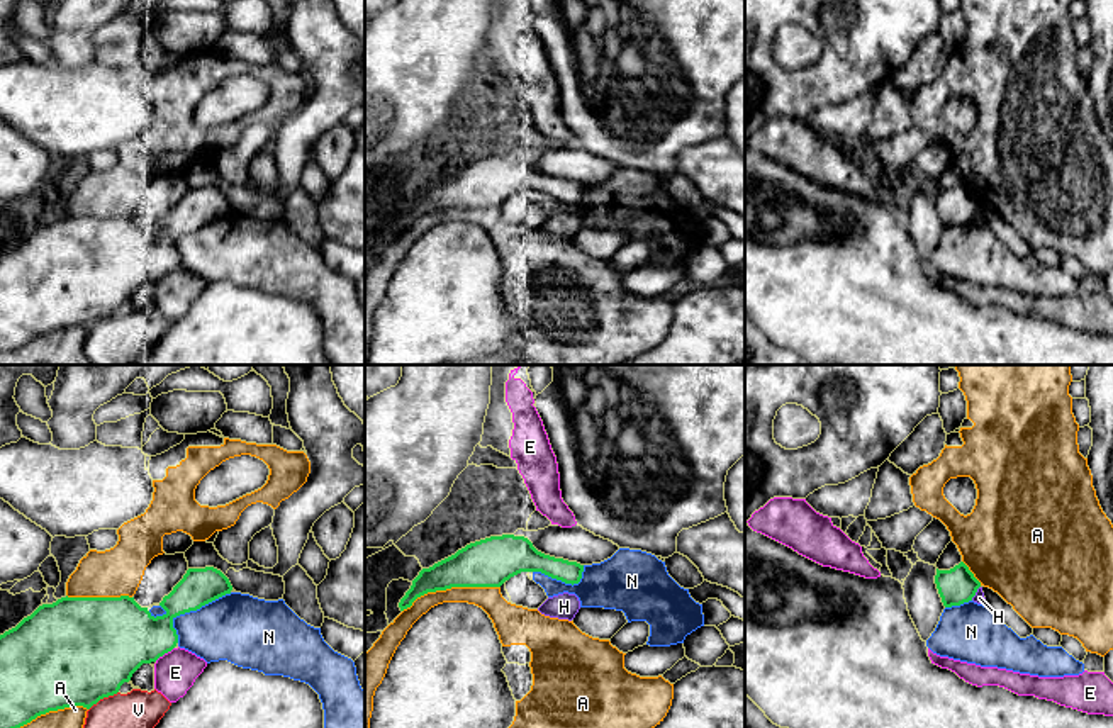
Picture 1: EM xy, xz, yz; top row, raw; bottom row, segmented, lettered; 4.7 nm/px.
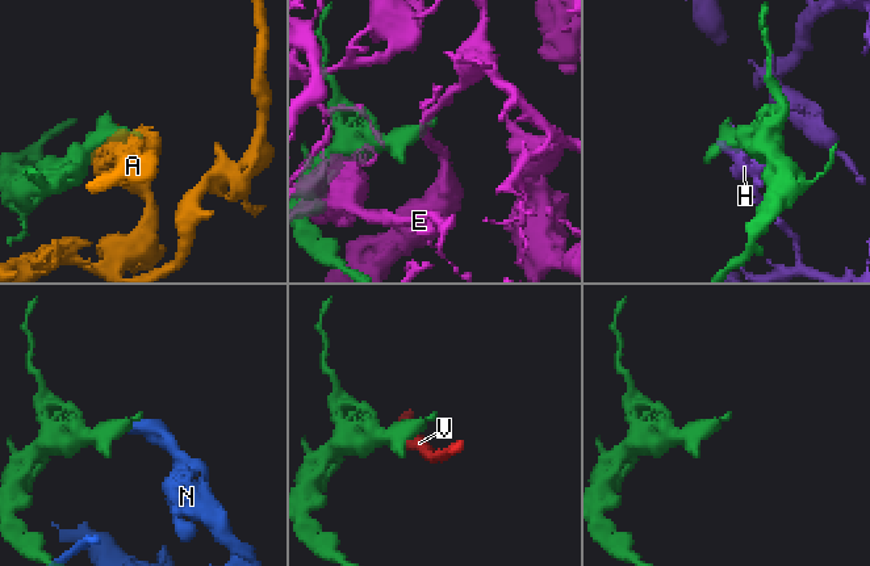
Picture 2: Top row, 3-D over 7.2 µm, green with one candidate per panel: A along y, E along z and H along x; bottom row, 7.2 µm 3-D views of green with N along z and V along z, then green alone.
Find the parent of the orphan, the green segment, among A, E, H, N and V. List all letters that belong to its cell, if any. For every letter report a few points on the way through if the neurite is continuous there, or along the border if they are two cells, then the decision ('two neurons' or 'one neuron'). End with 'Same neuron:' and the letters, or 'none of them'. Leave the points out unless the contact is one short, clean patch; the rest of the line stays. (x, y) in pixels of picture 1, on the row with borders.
A: two neurons
E: two neurons
H: two neurons
N: one neuron
V: along xy (117, 691), (100, 698), (89, 710) | two neurons
Same neuron: N

